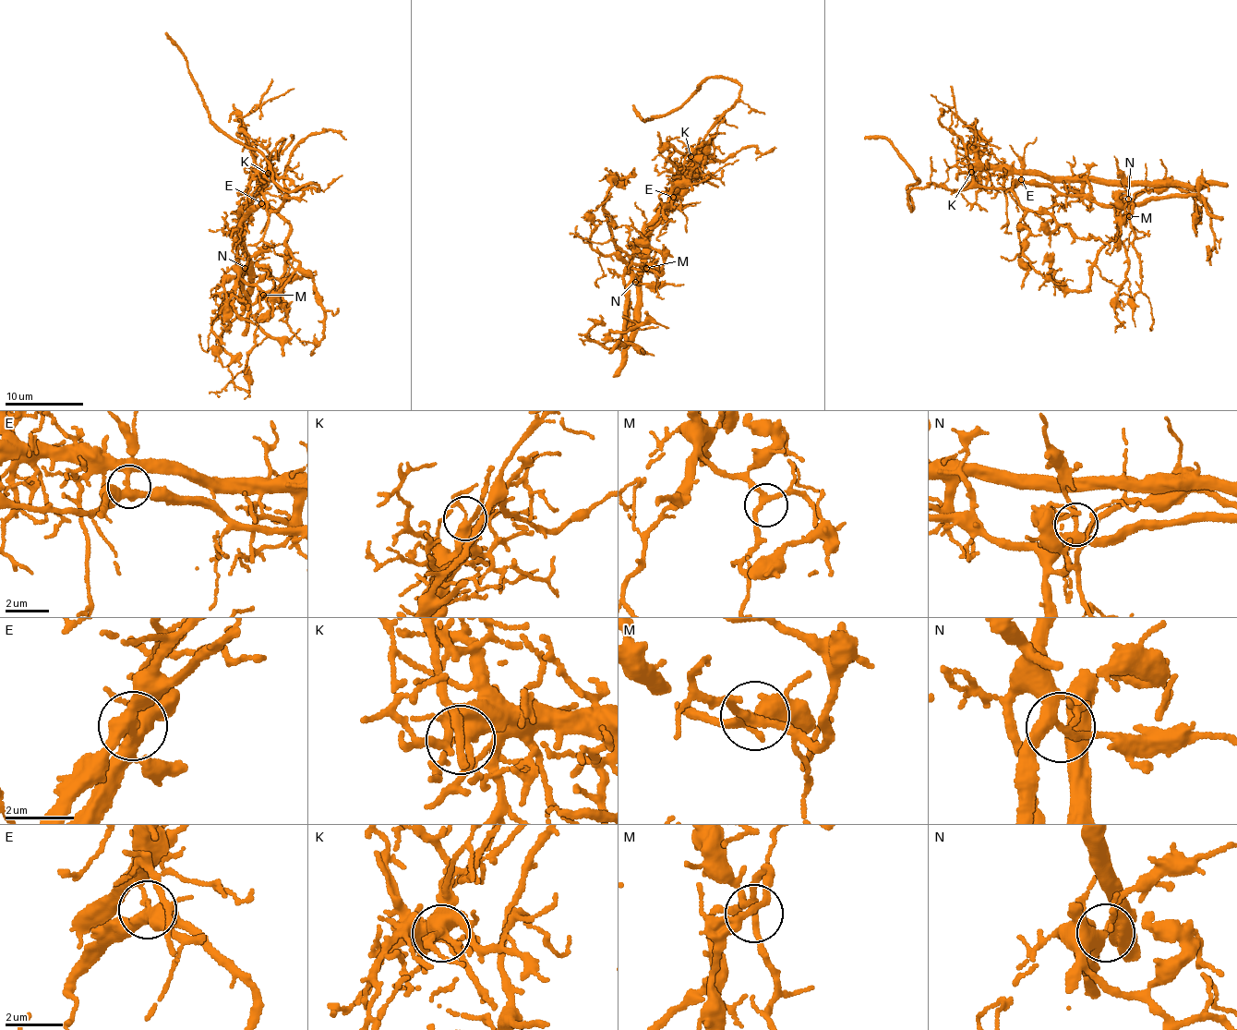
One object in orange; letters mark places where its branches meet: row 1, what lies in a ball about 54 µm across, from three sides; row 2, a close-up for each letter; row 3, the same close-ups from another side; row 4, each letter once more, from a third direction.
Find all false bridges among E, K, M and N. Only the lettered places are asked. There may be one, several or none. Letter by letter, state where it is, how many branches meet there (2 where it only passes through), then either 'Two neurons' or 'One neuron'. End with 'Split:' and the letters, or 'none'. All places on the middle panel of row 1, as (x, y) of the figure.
E: Place: (673, 197). Branches: 3. Two neurons
K: Place: (690, 156). Branches: 4. One neuron
M: Place: (646, 268). Branches: 3. One neuron
N: Place: (635, 282). Branches: 5. One neuron
Split: E

